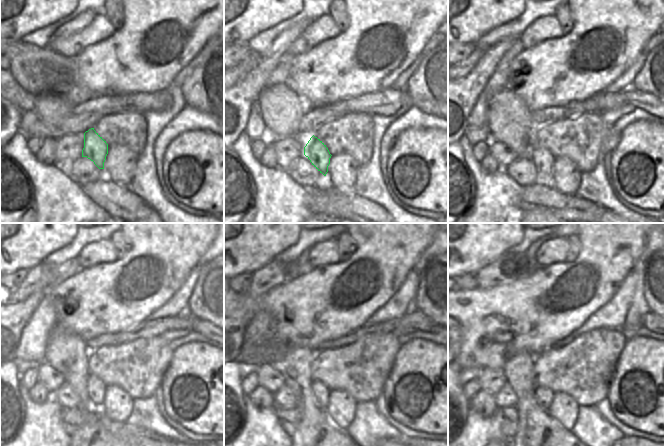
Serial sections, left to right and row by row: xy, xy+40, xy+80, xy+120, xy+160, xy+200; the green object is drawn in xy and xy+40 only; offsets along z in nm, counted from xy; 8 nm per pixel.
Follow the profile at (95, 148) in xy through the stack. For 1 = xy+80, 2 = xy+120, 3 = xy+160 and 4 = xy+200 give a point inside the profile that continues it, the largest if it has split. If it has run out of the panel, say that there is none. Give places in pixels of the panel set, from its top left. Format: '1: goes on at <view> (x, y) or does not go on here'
1: goes on at xy+80 (544, 160)
2: goes on at xy+120 (96, 387)
3: goes on at xy+160 (321, 393)
4: goes on at xy+200 (544, 396)

